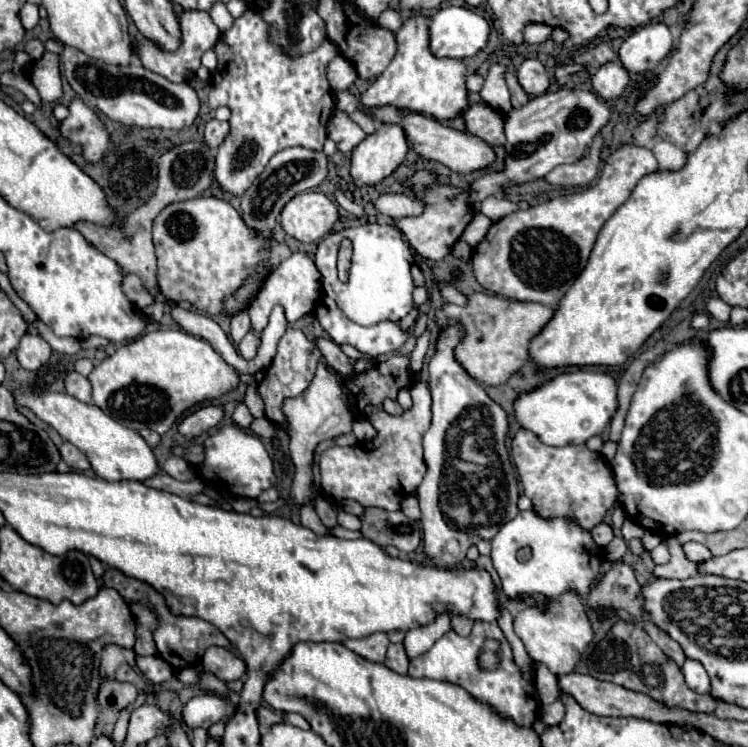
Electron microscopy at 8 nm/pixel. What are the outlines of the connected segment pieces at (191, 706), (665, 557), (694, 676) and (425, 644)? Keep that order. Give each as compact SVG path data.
M202 694L190 698L182 708L182 720L184 724L194 728L210 728L214 722L224 720L234 714L234 706L228 700L220 700L216 694Z
M660 542L654 550L650 550L650 556L652 556L654 564L666 564L666 562L670 560L670 554L668 554L668 550L666 550L666 544L664 544L664 542Z
M686 658L684 666L682 666L682 674L686 678L688 688L692 688L694 692L700 692L700 694L708 694L710 692L710 678L708 678L704 666L698 660Z
M442 612L442 614L438 614L432 622L408 630L408 632L406 632L406 638L404 638L404 642L402 642L408 658L414 660L416 656L428 652L428 650L432 648L432 644L434 644L440 636L444 636L448 630L450 630L450 612Z

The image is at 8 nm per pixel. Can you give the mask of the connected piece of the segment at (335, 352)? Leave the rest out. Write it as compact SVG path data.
M324 336L314 338L314 342L316 342L316 346L318 346L320 352L322 352L322 356L326 358L326 362L328 362L332 368L336 368L336 370L338 370L340 374L344 374L344 376L352 376L352 374L354 374L354 370L350 368L348 356L340 350L338 344L334 344L330 338L324 338Z

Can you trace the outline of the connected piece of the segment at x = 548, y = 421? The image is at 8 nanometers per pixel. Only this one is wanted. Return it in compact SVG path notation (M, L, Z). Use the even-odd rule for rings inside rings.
M574 370L564 372L548 384L522 394L514 402L516 420L522 428L532 430L548 446L584 444L592 436L600 436L618 410L618 382L606 372Z

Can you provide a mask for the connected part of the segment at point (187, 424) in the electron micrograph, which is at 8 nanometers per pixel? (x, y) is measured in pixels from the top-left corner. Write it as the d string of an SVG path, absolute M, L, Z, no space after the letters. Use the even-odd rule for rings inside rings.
M206 406L206 408L200 408L198 412L190 414L188 418L184 418L180 422L178 430L184 438L192 440L192 438L202 436L210 428L214 428L220 420L222 420L222 408L220 406Z

